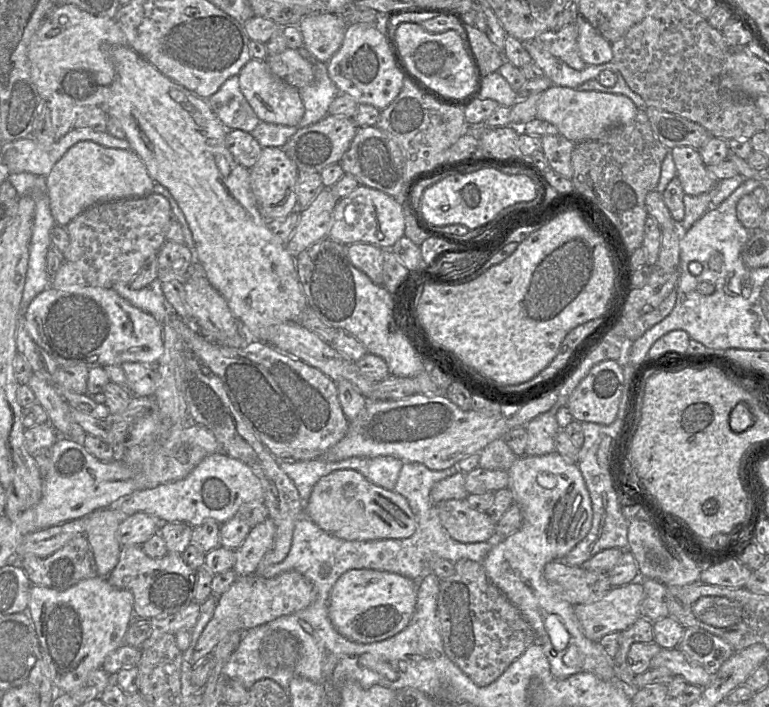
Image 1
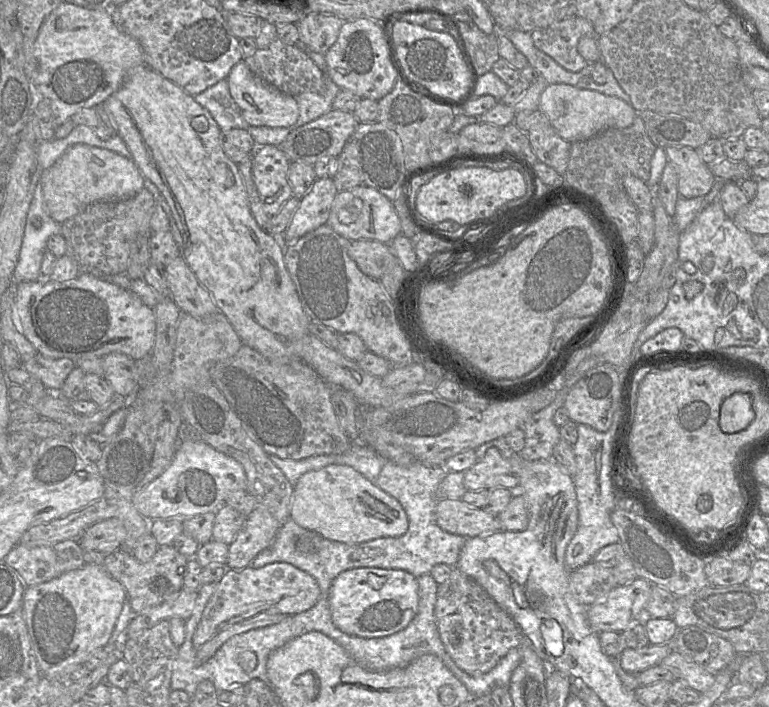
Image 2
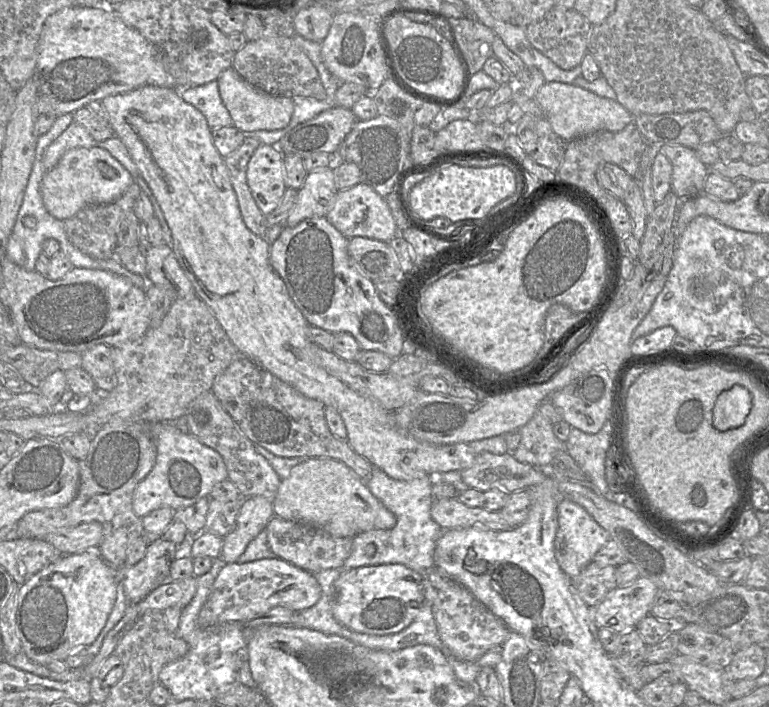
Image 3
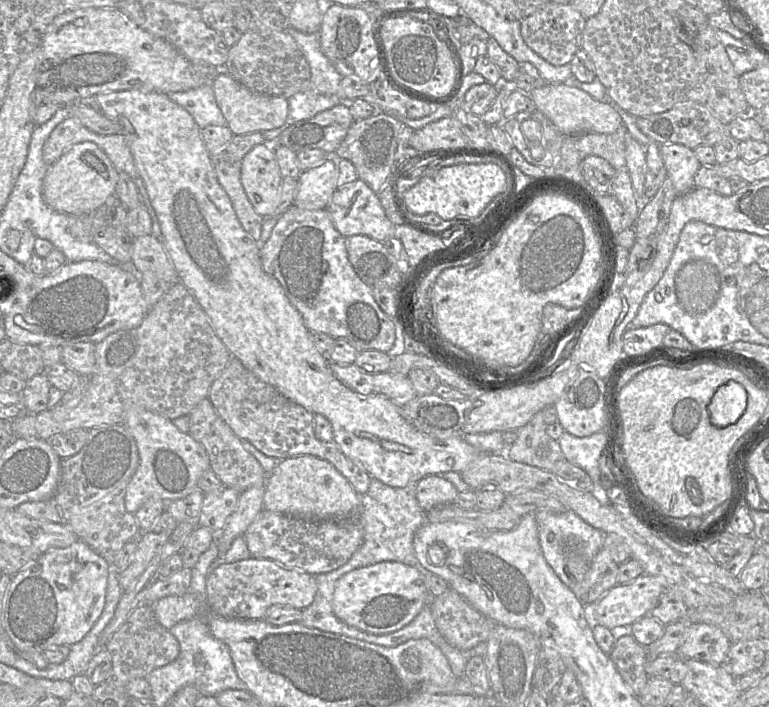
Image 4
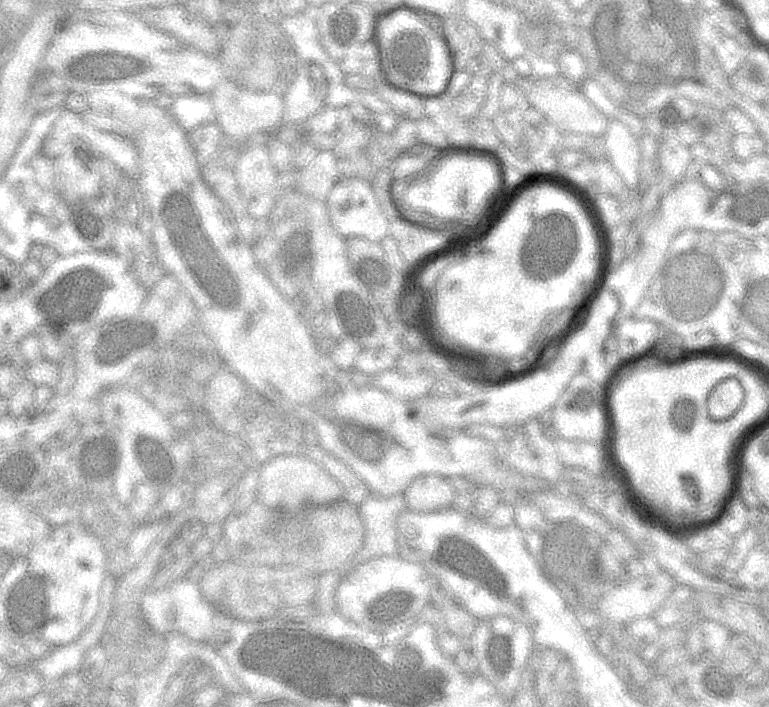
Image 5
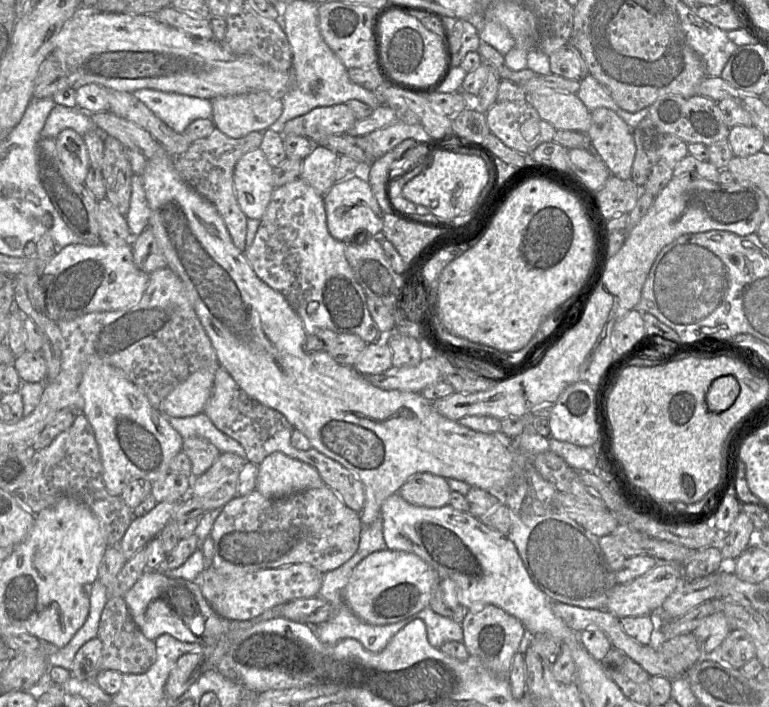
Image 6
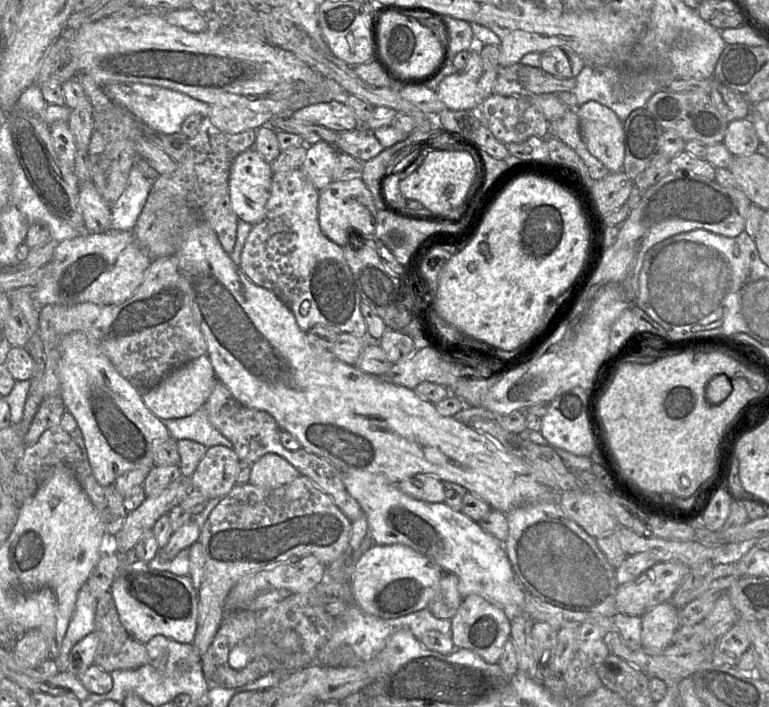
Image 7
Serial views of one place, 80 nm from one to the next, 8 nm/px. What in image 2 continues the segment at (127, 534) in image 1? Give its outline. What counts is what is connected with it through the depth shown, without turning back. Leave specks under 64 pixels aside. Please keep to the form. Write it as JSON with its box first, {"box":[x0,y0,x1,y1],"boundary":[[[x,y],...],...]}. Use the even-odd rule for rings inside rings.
{"box":[78,518,126,555],"boundary":[[[111,518],[87,528],[78,538],[78,542],[85,552],[95,550],[106,555],[118,550],[125,537],[126,529],[123,522]]]}

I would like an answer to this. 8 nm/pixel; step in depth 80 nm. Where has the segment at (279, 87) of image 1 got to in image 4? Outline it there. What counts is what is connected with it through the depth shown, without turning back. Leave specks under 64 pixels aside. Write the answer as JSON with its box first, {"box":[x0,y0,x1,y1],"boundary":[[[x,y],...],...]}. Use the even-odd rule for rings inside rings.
{"box":[211,70,288,135],"boundary":[[[222,70],[216,72],[211,84],[216,103],[226,120],[226,125],[234,135],[264,132],[281,127],[285,123],[288,115],[286,98],[252,92]]]}

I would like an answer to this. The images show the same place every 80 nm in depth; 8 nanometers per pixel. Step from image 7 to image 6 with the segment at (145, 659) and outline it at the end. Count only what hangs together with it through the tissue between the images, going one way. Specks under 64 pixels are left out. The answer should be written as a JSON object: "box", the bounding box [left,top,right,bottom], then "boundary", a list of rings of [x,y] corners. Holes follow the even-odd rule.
{"box":[98,585,156,674],"boundary":[[[112,585],[108,587],[108,600],[102,611],[98,638],[102,643],[100,669],[113,670],[122,674],[143,674],[156,661],[156,645],[147,639],[134,622],[124,597],[111,596]]]}

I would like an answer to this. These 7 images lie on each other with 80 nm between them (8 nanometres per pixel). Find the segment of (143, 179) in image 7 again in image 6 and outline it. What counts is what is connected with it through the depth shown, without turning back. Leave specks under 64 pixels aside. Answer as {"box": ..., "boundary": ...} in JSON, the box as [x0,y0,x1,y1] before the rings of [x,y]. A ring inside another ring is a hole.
{"box":[125,174,150,236],"boundary":[[[133,174],[129,211],[125,218],[133,236],[149,226],[150,207],[146,198],[143,177]]]}

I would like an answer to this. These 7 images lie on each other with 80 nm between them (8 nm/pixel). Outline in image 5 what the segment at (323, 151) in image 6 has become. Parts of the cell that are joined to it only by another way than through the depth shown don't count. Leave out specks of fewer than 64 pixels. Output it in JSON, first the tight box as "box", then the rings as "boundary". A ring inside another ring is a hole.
{"box":[297,150,338,201],"boundary":[[[321,150],[305,167],[299,170],[297,189],[315,199],[325,201],[335,185],[336,162],[338,157],[333,150]]]}

